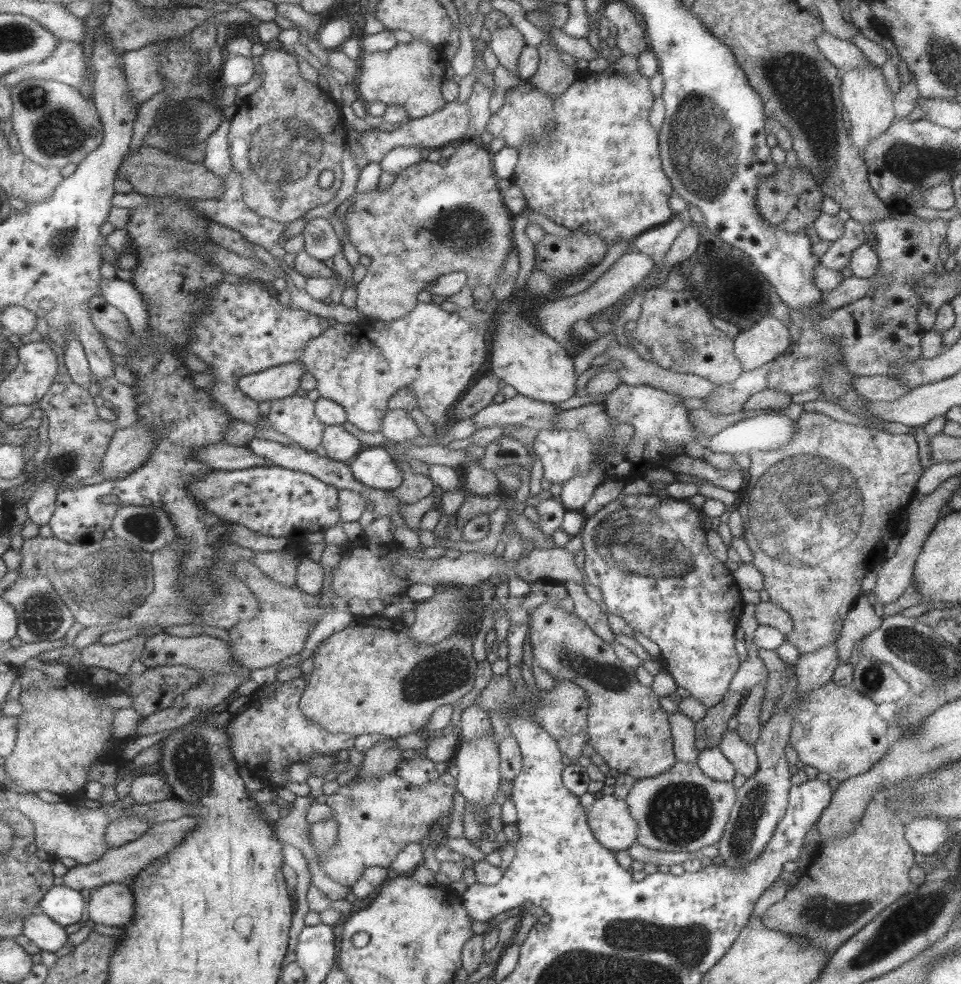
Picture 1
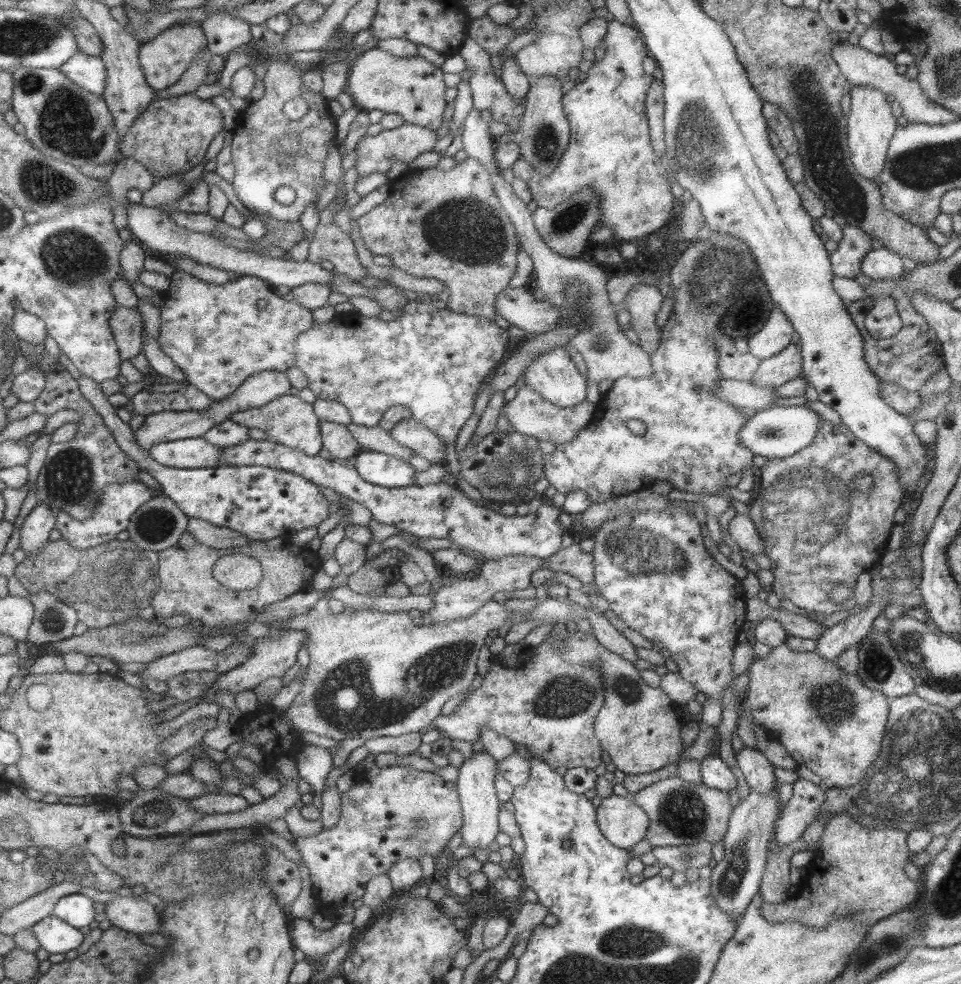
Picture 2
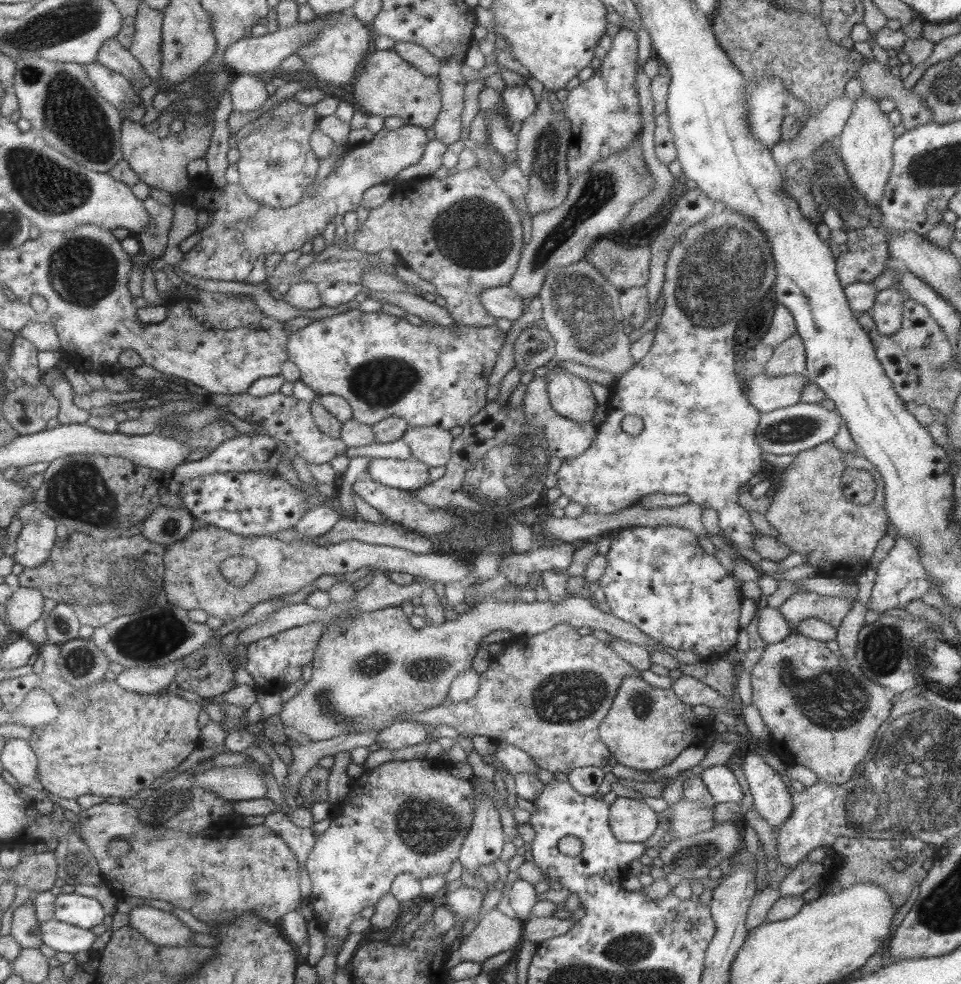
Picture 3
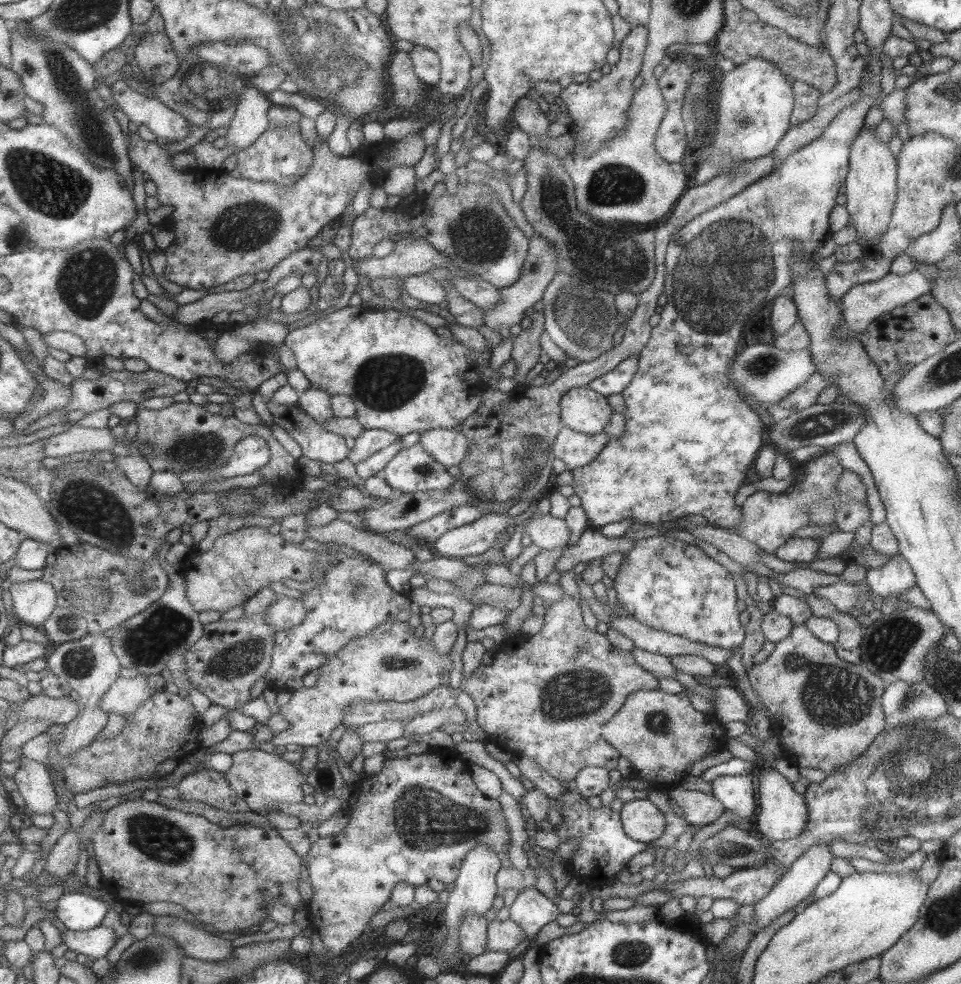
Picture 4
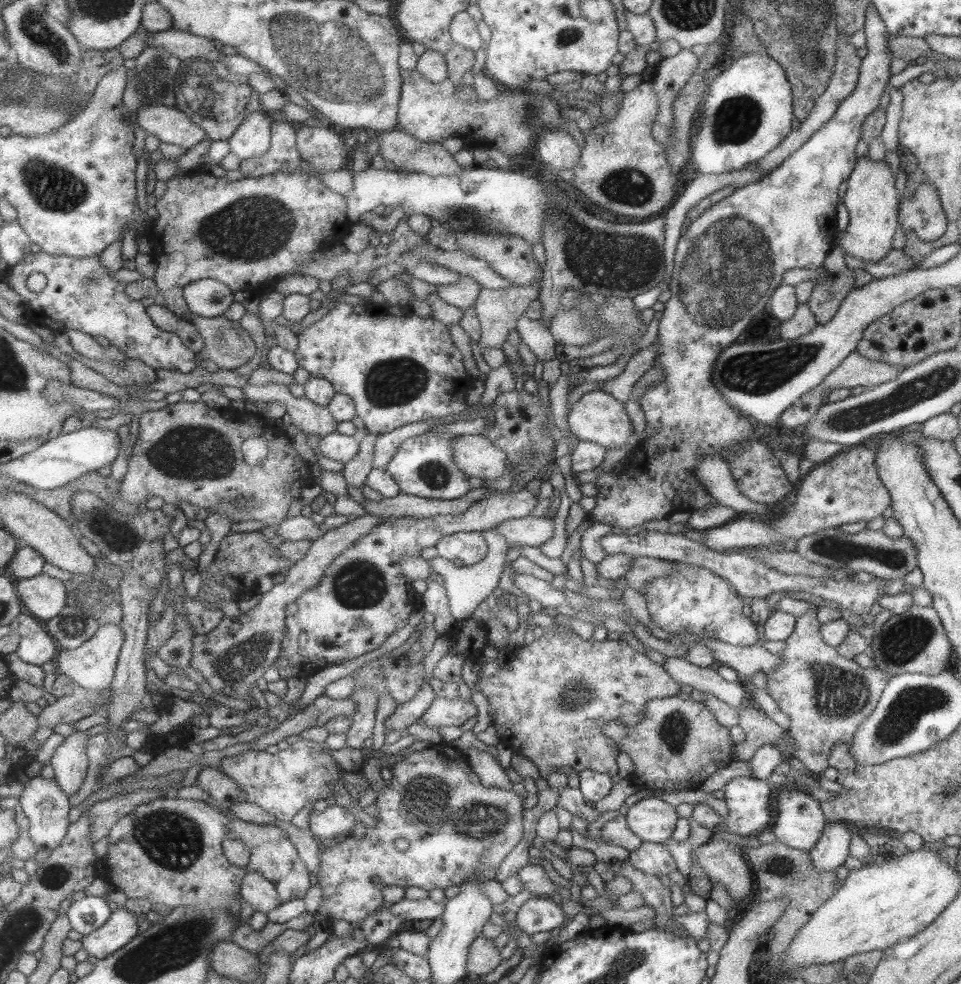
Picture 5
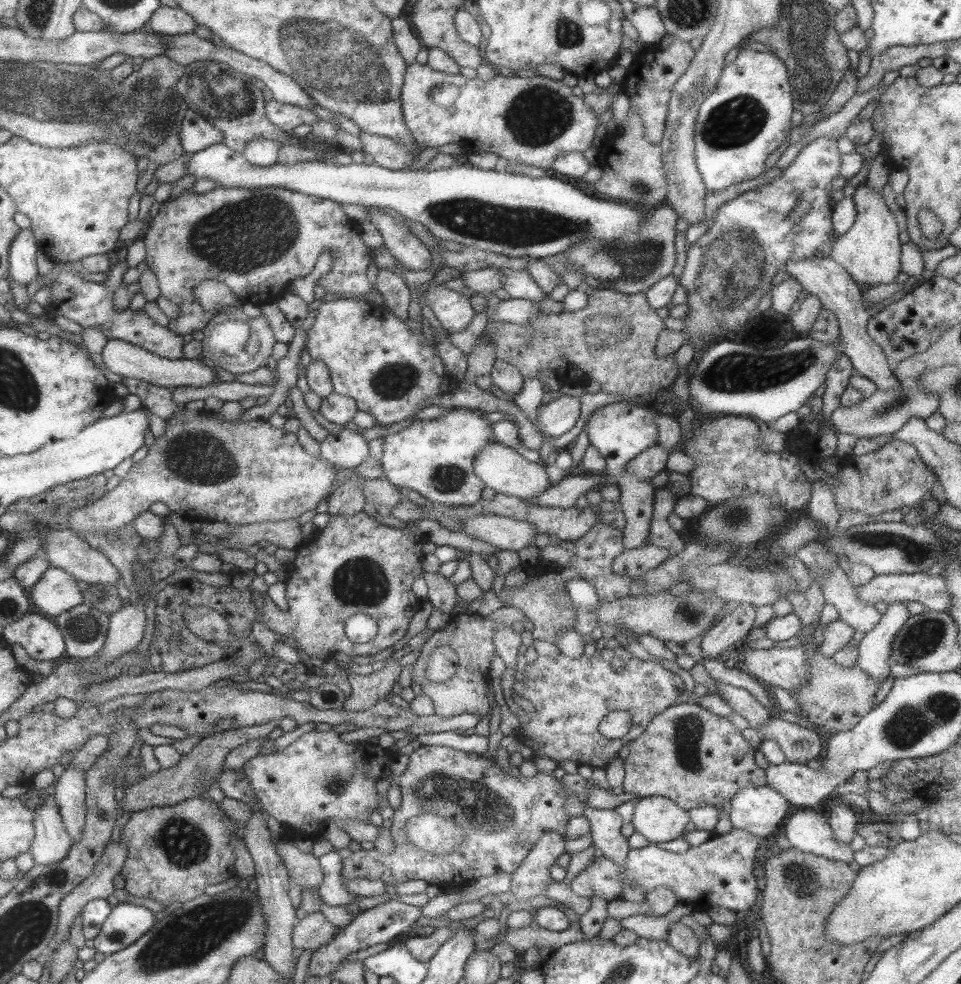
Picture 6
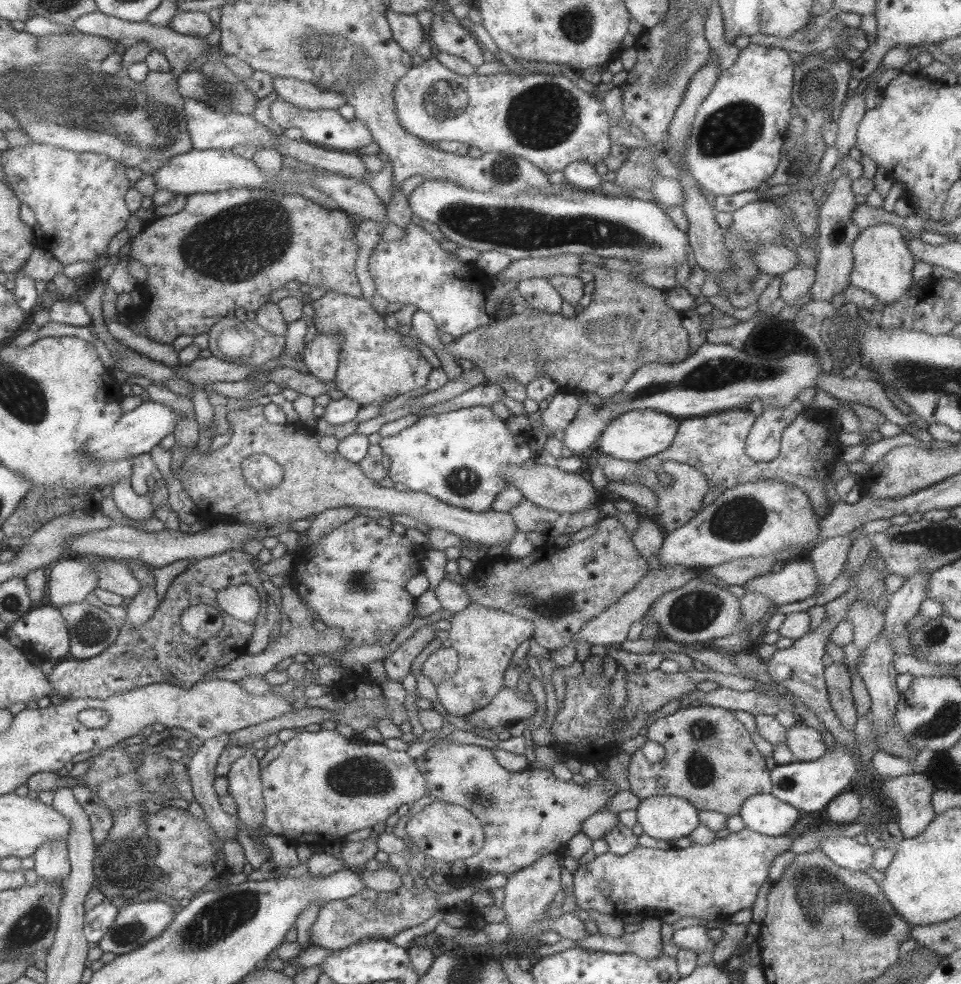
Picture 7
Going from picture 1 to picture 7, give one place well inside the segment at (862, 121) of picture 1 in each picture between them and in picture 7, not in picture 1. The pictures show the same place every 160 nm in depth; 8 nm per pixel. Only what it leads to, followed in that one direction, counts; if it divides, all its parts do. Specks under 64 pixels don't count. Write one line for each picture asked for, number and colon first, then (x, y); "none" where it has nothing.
2: (870, 124)
3: (865, 144)
4: (870, 182)
5: (871, 198)
6: (869, 251)
7: (882, 263)

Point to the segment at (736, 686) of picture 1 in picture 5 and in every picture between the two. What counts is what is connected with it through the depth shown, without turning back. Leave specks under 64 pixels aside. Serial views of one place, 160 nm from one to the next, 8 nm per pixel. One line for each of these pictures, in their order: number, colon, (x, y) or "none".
2: (831, 724)
3: (821, 713)
4: (825, 712)
5: (825, 696)

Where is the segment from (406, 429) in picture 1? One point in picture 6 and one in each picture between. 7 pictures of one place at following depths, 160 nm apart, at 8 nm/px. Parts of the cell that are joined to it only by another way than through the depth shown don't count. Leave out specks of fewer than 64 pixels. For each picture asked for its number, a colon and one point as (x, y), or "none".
2: (408, 432)
3: (431, 445)
4: (447, 446)
5: (478, 458)
6: (500, 467)

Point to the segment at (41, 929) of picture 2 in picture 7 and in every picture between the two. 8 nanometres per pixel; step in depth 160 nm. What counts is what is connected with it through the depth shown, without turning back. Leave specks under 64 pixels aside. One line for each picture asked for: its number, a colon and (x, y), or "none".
3: (61, 937)
4: (95, 942)
5: (121, 926)
6: (125, 923)
7: (135, 923)

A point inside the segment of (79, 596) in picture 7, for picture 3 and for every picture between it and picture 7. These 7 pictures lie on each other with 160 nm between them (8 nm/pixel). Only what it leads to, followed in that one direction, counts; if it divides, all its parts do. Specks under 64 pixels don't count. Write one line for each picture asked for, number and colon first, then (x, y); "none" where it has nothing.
3: (25, 605)
4: (33, 601)
5: (43, 596)
6: (55, 592)

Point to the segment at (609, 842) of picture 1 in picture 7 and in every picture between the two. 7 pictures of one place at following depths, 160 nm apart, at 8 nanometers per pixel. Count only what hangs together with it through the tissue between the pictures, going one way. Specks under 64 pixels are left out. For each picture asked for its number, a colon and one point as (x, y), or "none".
2: (621, 822)
3: (629, 820)
4: (641, 821)
5: (652, 820)
6: (658, 819)
7: (667, 818)

